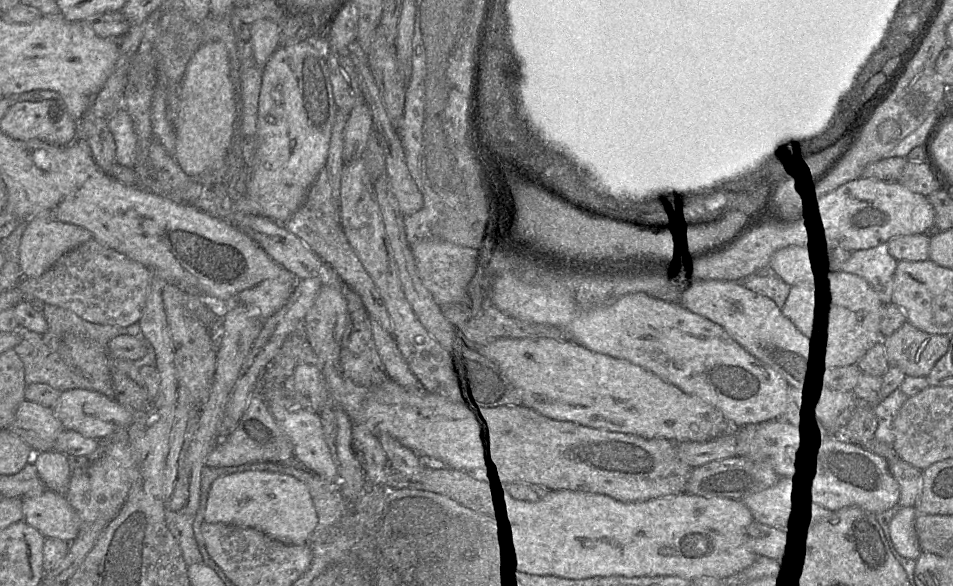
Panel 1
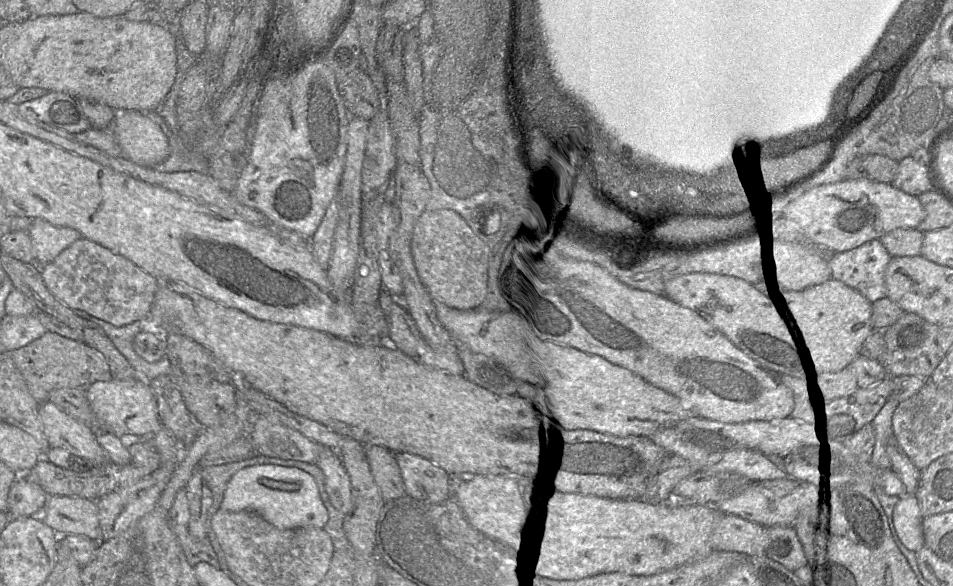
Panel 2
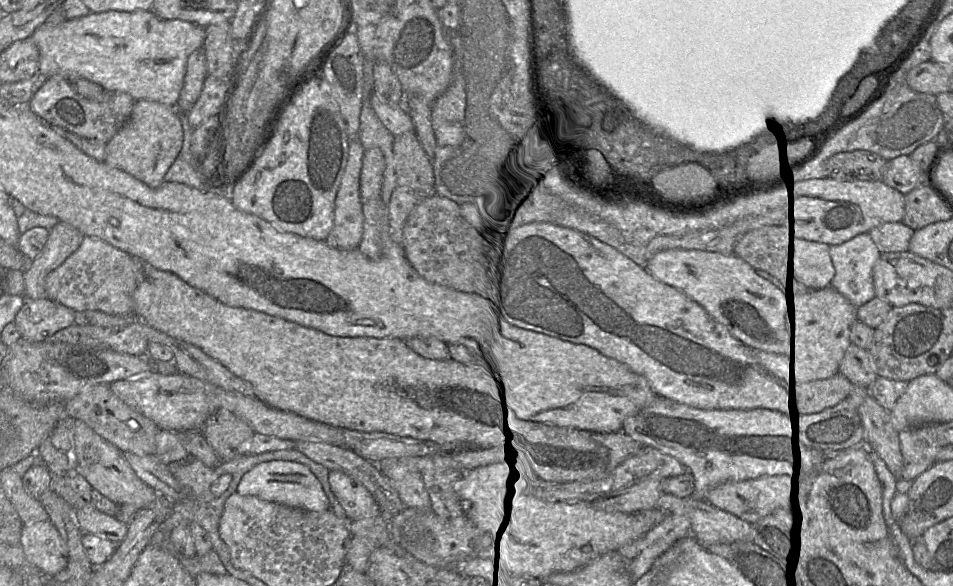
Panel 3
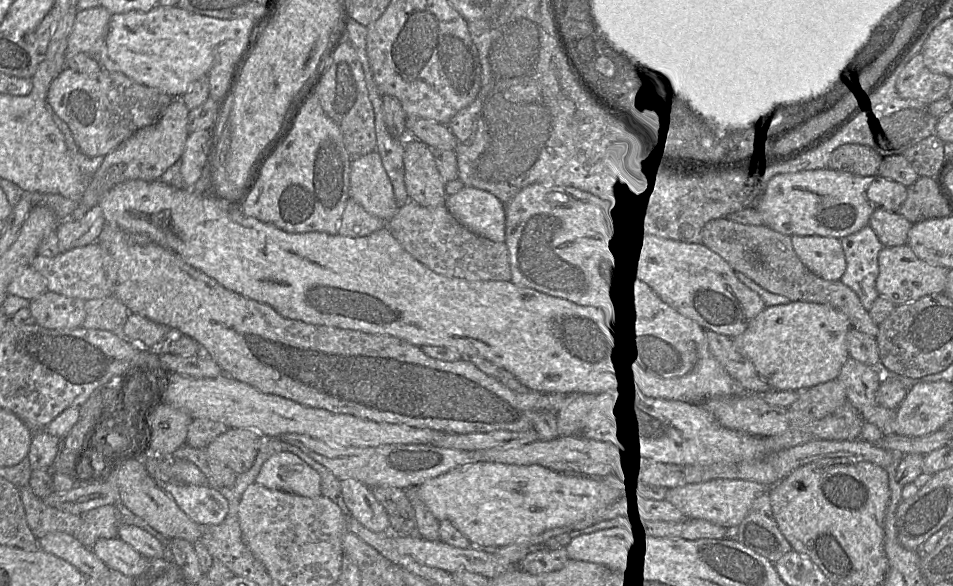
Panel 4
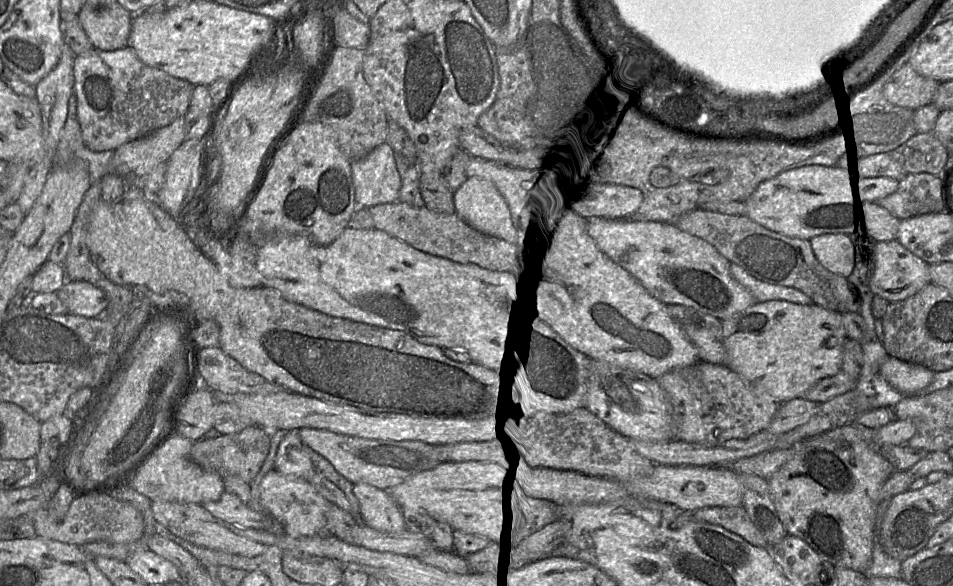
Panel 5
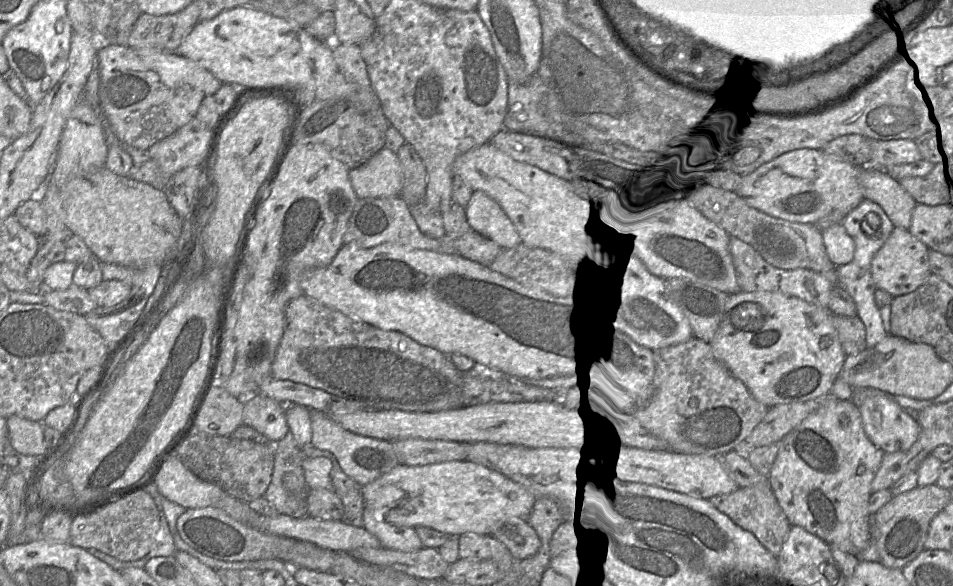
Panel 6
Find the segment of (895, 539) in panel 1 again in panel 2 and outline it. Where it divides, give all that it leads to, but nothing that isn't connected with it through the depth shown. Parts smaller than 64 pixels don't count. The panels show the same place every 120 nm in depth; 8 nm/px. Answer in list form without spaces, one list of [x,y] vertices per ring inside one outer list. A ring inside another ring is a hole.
[[[902,496],[893,510],[893,525],[903,545],[915,553],[925,545],[922,519],[915,496]]]

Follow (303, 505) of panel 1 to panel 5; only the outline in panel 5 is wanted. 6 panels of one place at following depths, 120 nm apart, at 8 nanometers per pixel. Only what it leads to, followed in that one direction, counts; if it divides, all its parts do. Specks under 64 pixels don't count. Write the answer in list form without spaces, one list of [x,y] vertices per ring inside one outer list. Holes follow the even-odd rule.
[[[299,430],[287,431],[278,447],[273,470],[286,476],[307,479],[315,470],[307,448],[300,438]]]

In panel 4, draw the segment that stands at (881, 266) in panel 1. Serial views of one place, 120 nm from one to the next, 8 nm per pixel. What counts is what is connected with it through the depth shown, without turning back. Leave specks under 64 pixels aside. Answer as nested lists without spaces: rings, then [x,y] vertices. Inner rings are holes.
[[[869,225],[840,240],[846,259],[846,270],[840,281],[857,294],[869,312],[879,297],[876,279],[879,274],[878,255],[883,245]]]

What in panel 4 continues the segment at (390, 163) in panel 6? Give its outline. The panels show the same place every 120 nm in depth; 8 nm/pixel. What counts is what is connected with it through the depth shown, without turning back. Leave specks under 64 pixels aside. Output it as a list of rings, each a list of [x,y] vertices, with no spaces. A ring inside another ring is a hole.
[[[378,151],[352,160],[349,178],[350,197],[368,213],[389,222],[398,205]]]

